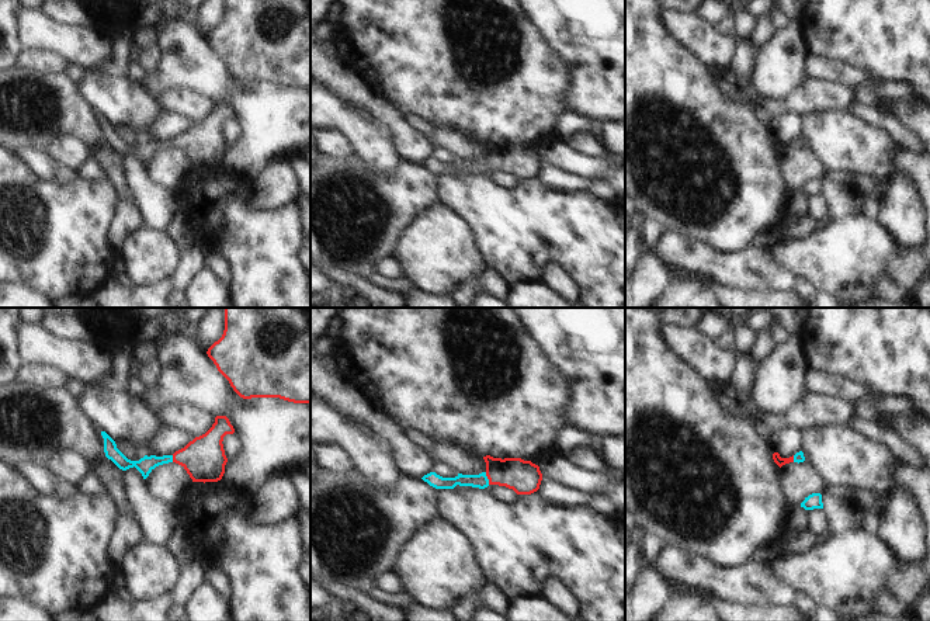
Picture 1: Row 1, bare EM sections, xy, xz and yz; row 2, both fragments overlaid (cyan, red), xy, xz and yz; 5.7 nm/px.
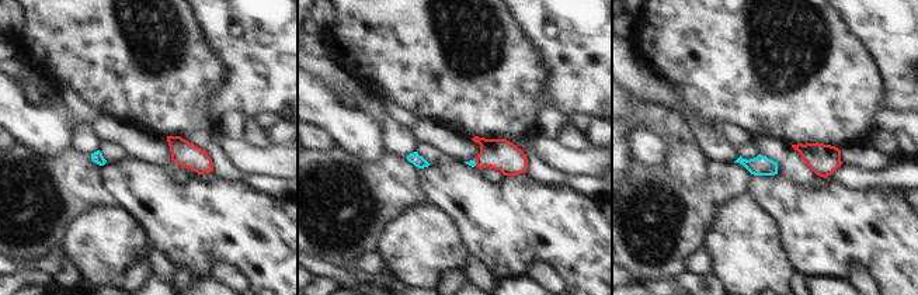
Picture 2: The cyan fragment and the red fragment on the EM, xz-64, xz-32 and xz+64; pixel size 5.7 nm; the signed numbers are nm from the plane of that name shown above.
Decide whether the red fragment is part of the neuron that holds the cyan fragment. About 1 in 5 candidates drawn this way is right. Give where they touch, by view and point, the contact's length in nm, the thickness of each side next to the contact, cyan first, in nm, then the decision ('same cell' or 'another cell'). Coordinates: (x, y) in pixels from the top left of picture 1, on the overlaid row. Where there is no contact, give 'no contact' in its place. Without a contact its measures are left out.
xz (486, 478) | 80 nm | 90/190 nm | same cell

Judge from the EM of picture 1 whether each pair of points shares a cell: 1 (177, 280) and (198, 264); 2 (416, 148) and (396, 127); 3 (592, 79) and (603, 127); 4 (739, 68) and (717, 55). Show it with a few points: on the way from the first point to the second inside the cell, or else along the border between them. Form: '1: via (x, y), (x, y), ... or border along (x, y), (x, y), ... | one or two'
1: via (183, 276), (193, 266) | one
2: via (410, 142), (402, 132) | one
3: border along (610, 120), (599, 121) | two
4: border along (727, 33), (732, 42), (732, 59), (728, 68) | two

